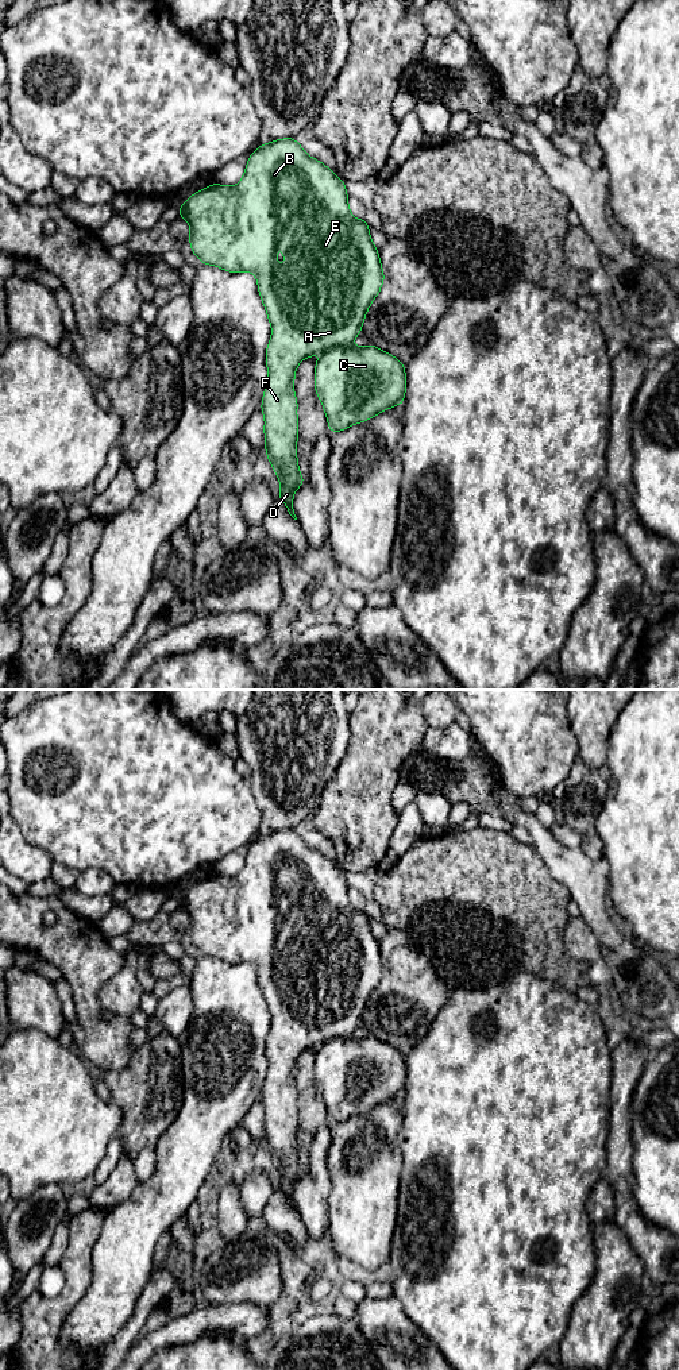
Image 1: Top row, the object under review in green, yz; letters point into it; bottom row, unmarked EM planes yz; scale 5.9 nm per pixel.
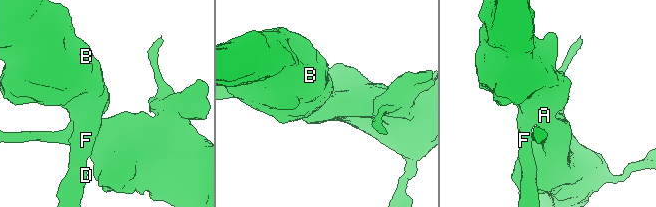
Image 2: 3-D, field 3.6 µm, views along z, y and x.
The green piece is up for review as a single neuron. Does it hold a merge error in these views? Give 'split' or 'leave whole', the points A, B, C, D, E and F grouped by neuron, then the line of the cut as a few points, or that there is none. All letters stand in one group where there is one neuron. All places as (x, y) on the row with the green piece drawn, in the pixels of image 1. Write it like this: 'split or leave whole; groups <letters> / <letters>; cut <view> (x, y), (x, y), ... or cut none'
split; groups A B D E F / C; cut yz (351, 344), (321, 351)

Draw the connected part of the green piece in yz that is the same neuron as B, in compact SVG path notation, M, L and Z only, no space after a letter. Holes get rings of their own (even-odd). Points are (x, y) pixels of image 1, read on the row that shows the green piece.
M283 138L261 144L250 155L244 174L235 186L211 184L196 192L180 205L180 217L190 225L189 243L201 265L211 265L228 273L252 273L266 309L271 337L266 348L267 381L261 410L265 417L265 452L279 478L279 495L289 514L297 520L293 509L294 491L304 485L298 468L297 440L298 417L294 394L294 373L301 360L312 358L331 347L350 347L362 332L369 306L379 294L385 282L378 248L374 246L369 224L355 219L348 207L346 184L319 159L309 157L294 138ZM282 231L282 252L286 263L277 265L277 235ZM329 292L333 292L333 312L327 313Z

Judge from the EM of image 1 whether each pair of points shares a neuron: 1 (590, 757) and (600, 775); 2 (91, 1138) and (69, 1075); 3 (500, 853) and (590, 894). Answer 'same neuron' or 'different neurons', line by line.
1: different neurons
2: same neuron
3: different neurons

